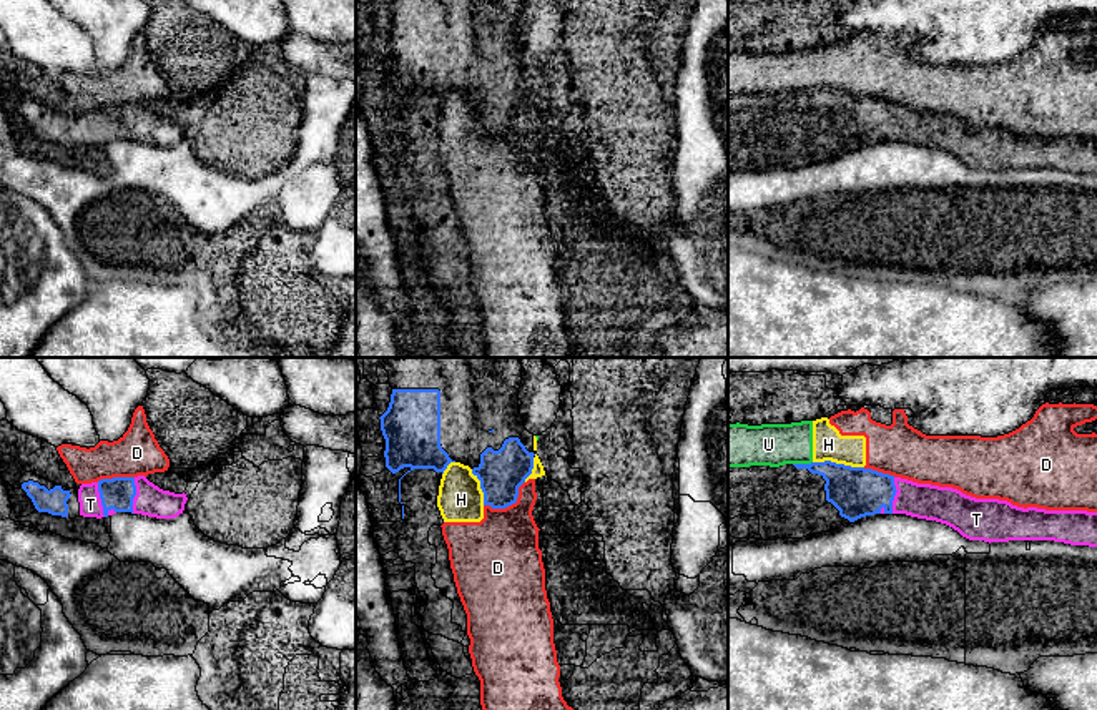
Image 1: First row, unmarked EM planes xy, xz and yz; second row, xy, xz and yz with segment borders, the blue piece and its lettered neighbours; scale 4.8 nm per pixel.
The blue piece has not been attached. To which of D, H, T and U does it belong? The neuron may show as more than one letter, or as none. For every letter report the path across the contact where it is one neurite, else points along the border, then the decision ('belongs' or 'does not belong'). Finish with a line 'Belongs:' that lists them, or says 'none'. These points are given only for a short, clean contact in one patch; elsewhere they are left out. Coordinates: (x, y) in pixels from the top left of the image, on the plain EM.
D: border xz (524, 108), (514, 130), (504, 135), (484, 133); does not belong
H: does not belong
T: belongs
U: does not belong
Belongs: T

